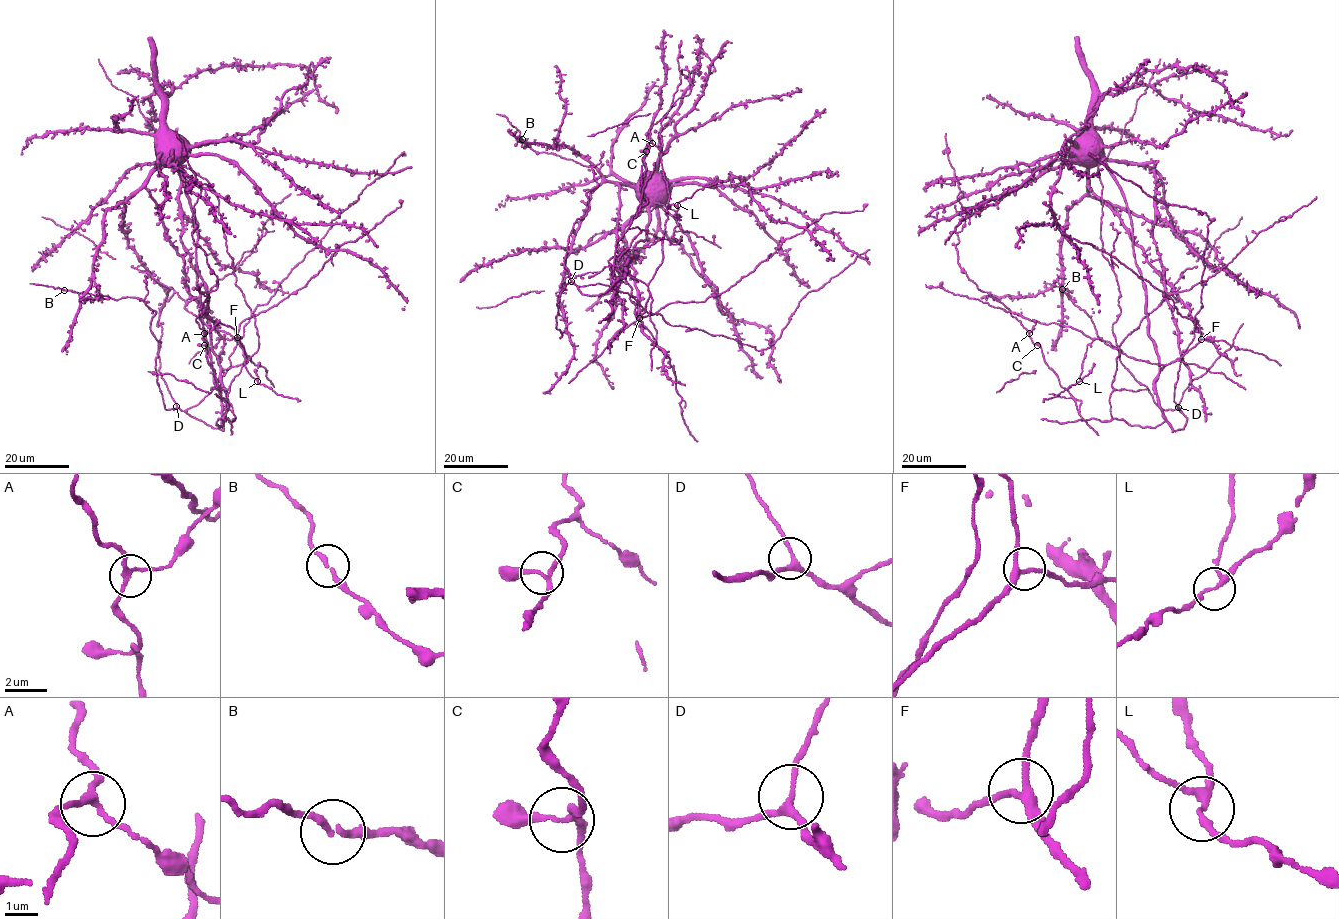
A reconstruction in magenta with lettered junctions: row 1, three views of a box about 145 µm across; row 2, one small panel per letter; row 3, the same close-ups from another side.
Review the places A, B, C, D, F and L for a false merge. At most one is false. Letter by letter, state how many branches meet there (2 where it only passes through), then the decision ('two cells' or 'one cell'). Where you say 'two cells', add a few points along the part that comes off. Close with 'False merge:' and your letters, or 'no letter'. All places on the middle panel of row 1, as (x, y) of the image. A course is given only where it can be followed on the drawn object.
A: 3 branches meet; one cell
B: 2 branches meet; one cell
C: 3 branches meet; one cell
D: 3 branches meet; one cell
F: 3 branches meet; one cell
L: 3 branches meet; one cell
False merge: no letter

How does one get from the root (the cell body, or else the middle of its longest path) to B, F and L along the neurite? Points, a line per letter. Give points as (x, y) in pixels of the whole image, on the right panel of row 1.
B: (1074, 152), (1074, 163), (1102, 164), (1122, 195), (1157, 402), (1184, 428), (1061, 288)
F: (1074, 152), (1072, 147), (1074, 163), (1102, 164), (1122, 195), (1145, 291), (1149, 337), (1161, 370), (1201, 339)
L: (1074, 152), (1074, 163), (1102, 164), (1120, 189), (1149, 337), (1165, 366), (1098, 338), (1079, 381)

